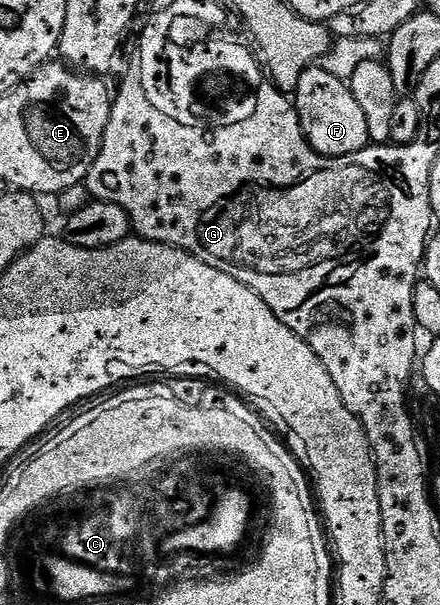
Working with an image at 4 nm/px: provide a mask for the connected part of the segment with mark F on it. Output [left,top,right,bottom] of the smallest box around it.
[295,66,370,156]

